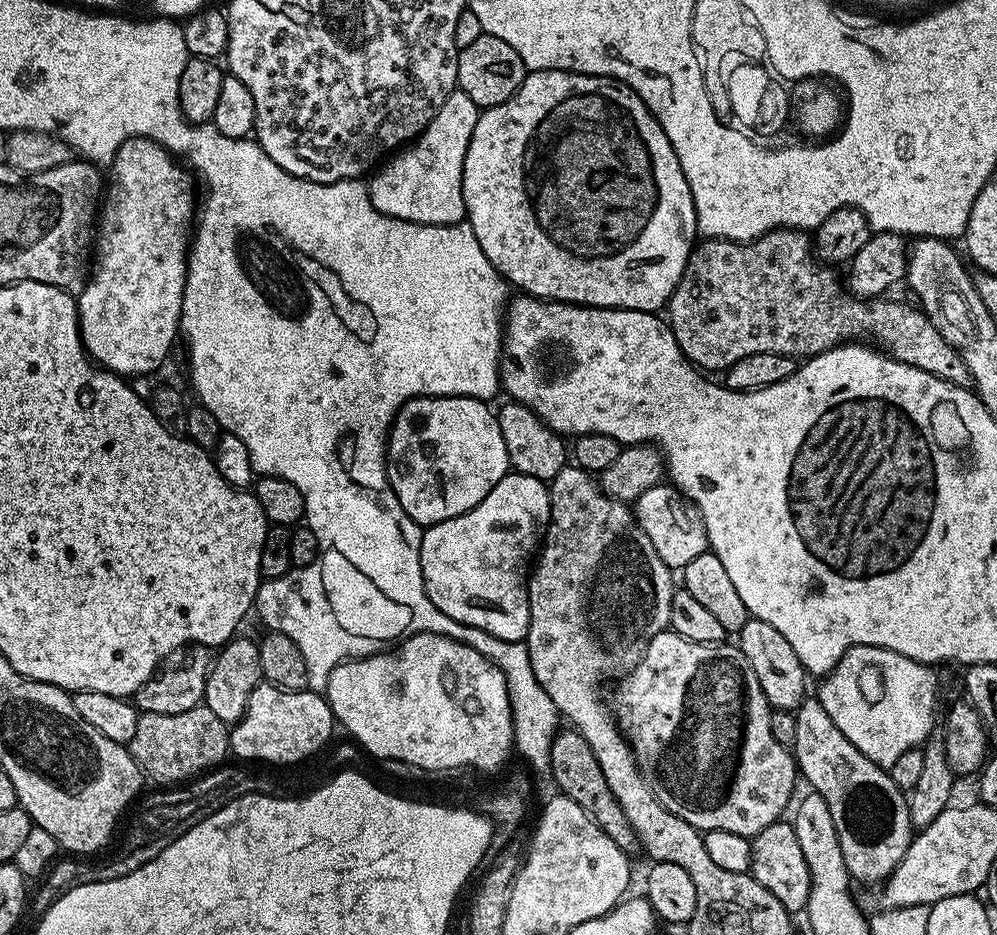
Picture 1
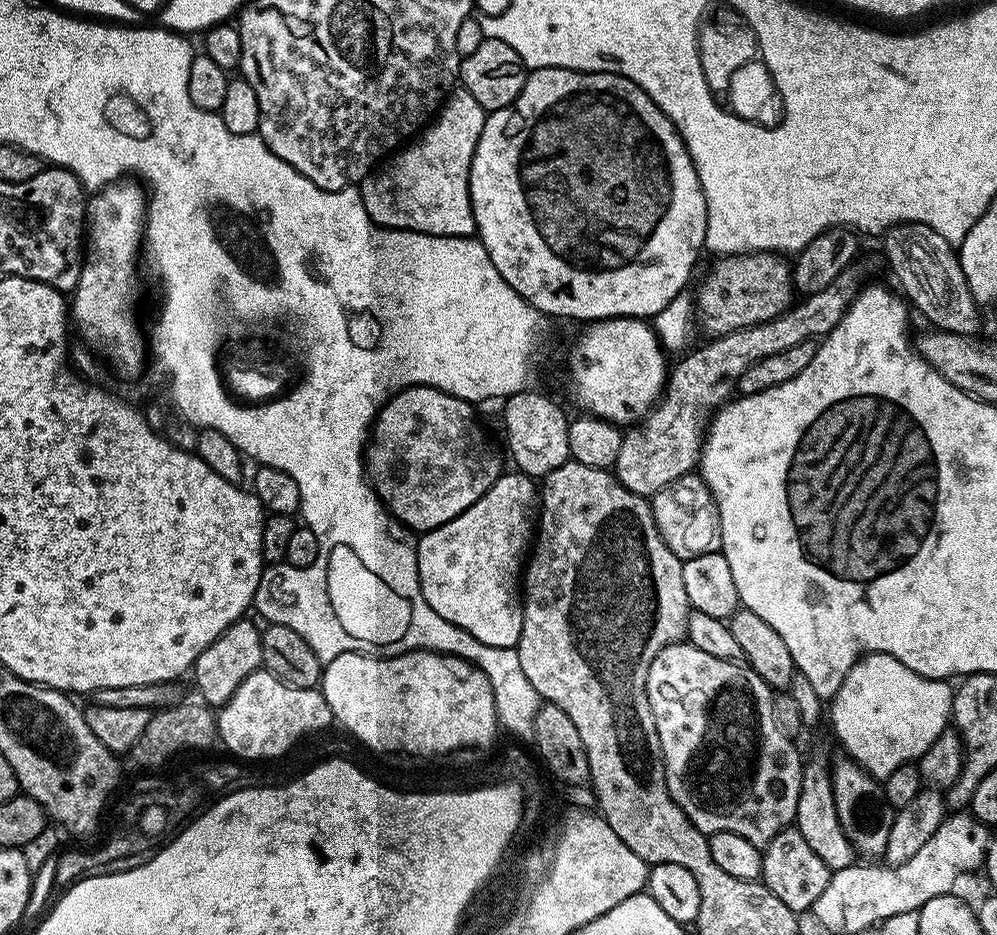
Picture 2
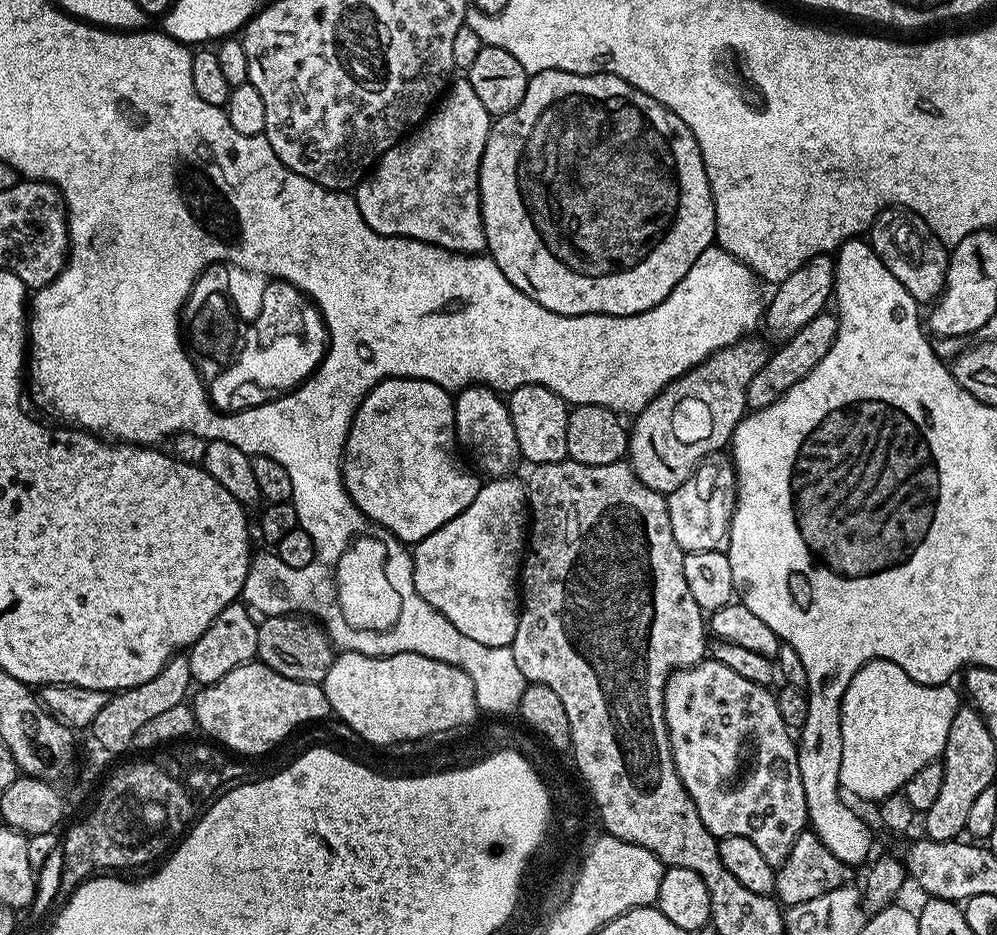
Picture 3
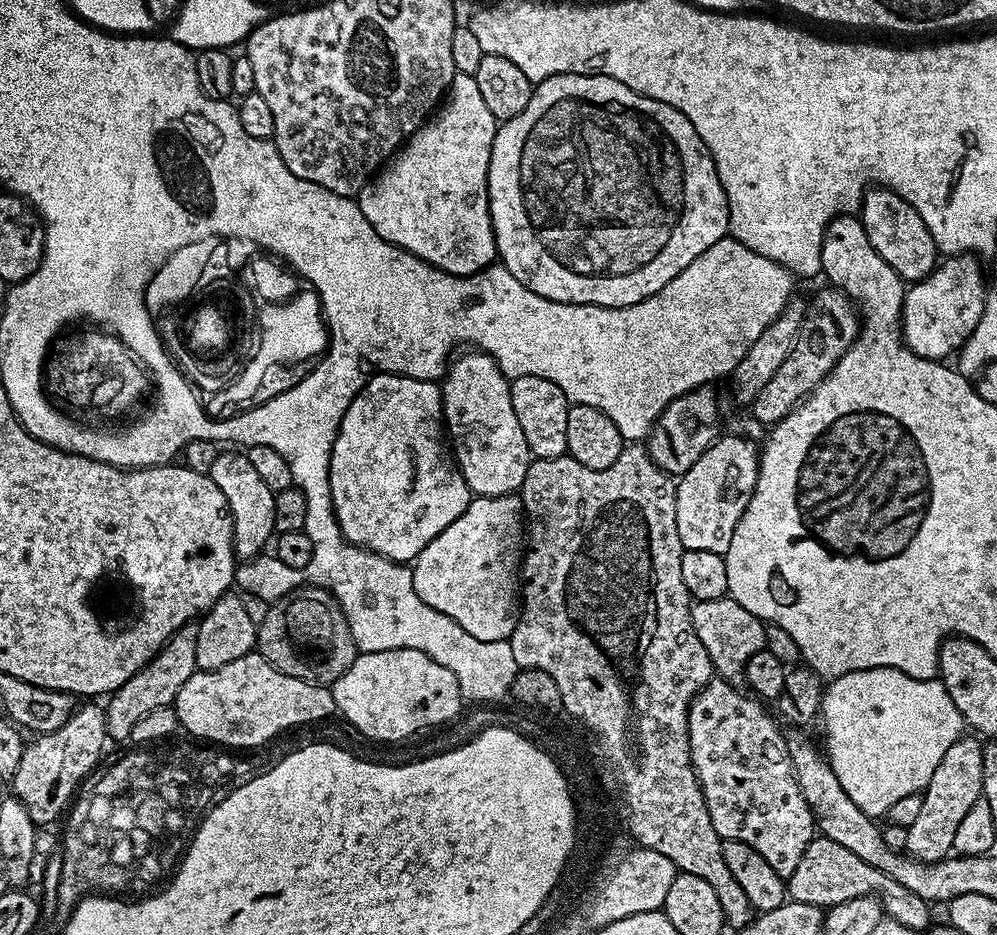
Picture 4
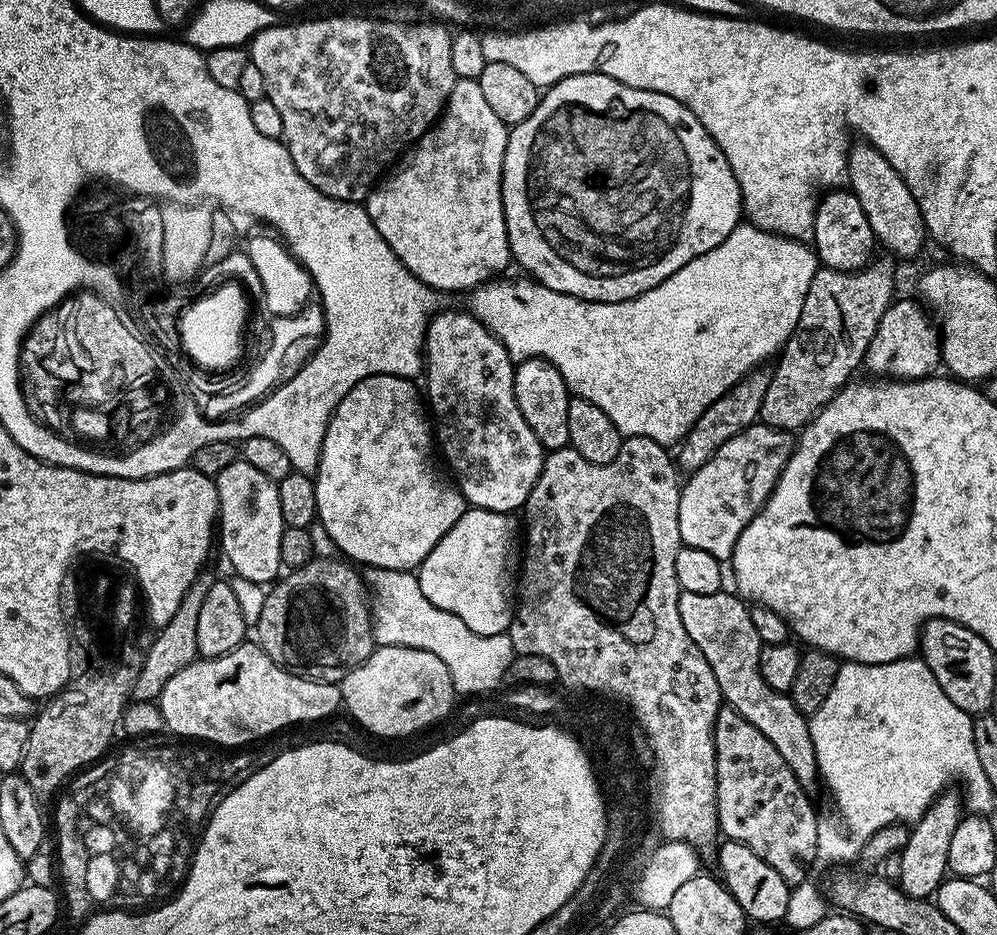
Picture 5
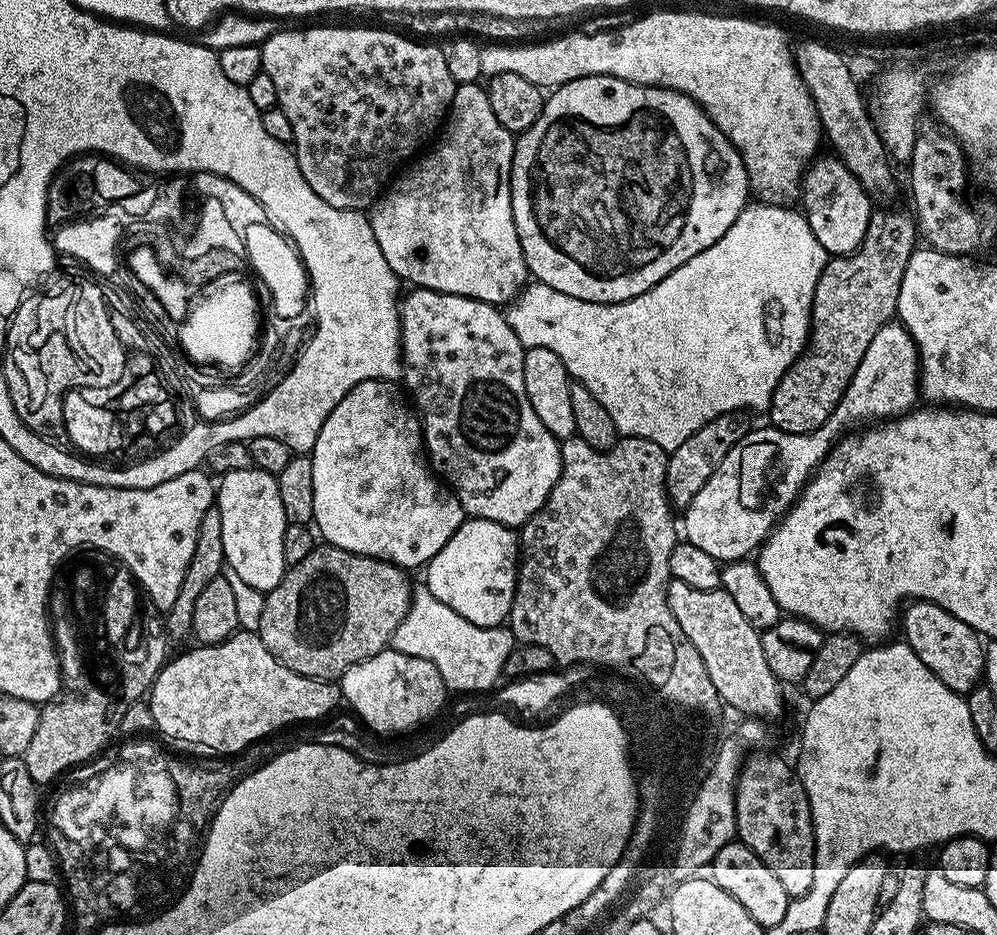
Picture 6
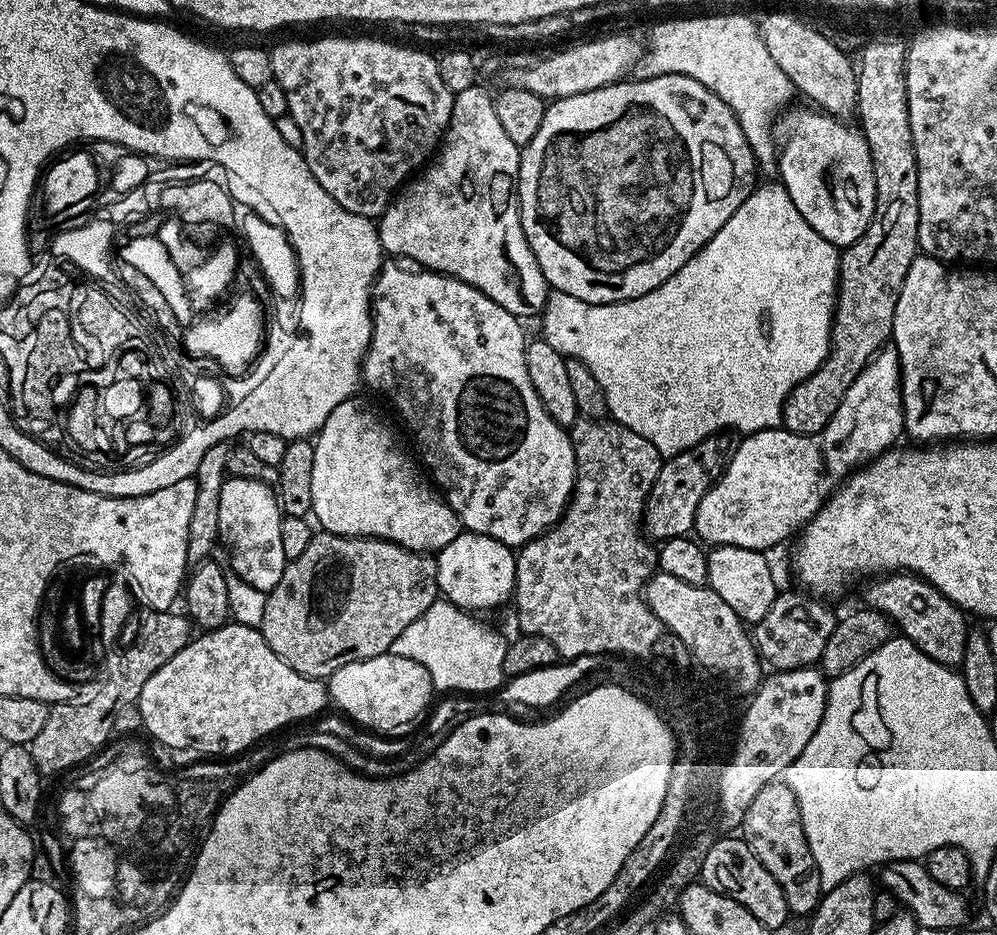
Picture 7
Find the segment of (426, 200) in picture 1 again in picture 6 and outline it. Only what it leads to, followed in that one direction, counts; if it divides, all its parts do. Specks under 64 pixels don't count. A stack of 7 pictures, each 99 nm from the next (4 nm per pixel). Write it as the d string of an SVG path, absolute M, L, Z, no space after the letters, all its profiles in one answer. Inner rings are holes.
M477 82L457 84L439 136L377 196L367 213L374 242L378 242L386 262L390 262L390 270L394 270L401 281L409 280L409 285L507 306L524 291L530 280L512 213L513 133L498 122L490 106L487 87Z

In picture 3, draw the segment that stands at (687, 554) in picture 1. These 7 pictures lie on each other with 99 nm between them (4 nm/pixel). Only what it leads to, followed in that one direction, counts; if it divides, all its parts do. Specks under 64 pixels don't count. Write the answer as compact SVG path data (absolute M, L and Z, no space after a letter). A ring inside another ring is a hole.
M727 455L705 460L682 486L678 486L678 490L667 493L666 499L670 530L674 530L674 542L678 542L683 552L728 551L732 510L736 507L736 470Z

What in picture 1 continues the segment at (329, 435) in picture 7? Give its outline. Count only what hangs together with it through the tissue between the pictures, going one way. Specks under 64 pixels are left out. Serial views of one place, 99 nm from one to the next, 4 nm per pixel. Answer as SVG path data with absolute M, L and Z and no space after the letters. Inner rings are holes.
M415 396L408 400L392 421L386 445L386 467L388 485L393 494L402 502L402 510L418 525L431 526L446 522L458 514L466 514L504 476L508 475L510 465L506 454L506 442L496 421L496 412L488 409L483 400L469 396Z

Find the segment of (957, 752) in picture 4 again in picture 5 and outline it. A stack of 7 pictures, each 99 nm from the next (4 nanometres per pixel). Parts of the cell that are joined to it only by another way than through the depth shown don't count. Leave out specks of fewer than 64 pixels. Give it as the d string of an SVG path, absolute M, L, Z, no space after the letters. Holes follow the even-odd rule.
M952 791L941 792L935 802L925 810L924 815L911 825L906 846L900 851L902 874L898 886L908 896L919 900L931 897L944 883L948 872L950 842L954 839L954 830L958 830L958 822L966 814L966 804L961 793Z

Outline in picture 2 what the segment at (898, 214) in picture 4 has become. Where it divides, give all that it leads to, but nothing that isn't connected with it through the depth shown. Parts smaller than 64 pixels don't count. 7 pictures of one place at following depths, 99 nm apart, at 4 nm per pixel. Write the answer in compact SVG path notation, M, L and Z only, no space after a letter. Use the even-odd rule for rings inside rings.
M896 224L883 233L882 240L888 264L897 282L904 287L903 295L910 301L912 308L915 311L917 308L932 323L929 325L933 329L956 332L959 336L976 334L980 328L980 316L976 313L978 305L962 274L957 249L948 244L942 234L921 224Z

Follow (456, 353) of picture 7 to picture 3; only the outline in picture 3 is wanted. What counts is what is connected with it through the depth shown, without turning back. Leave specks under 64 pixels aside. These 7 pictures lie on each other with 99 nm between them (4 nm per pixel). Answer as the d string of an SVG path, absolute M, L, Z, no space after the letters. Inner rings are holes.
M473 386L461 388L455 393L456 402L456 439L461 445L469 444L476 451L476 456L480 459L480 464L488 474L504 474L512 464L512 459L517 459L520 447L514 434L512 419L508 417L507 403L498 395L496 389L483 386Z

